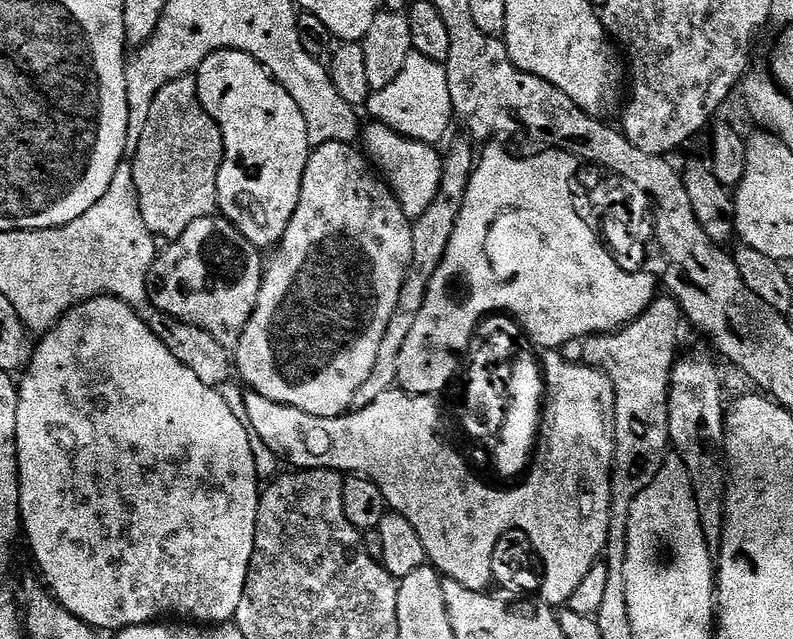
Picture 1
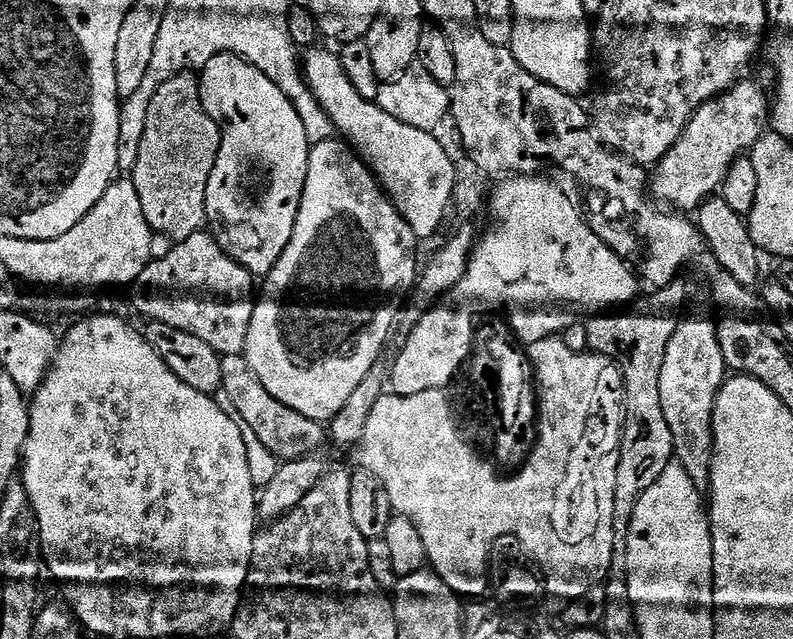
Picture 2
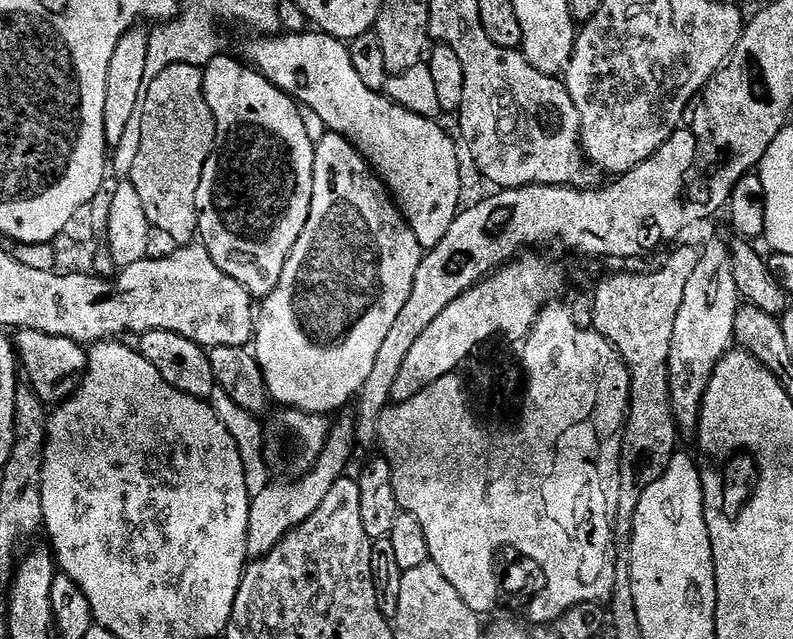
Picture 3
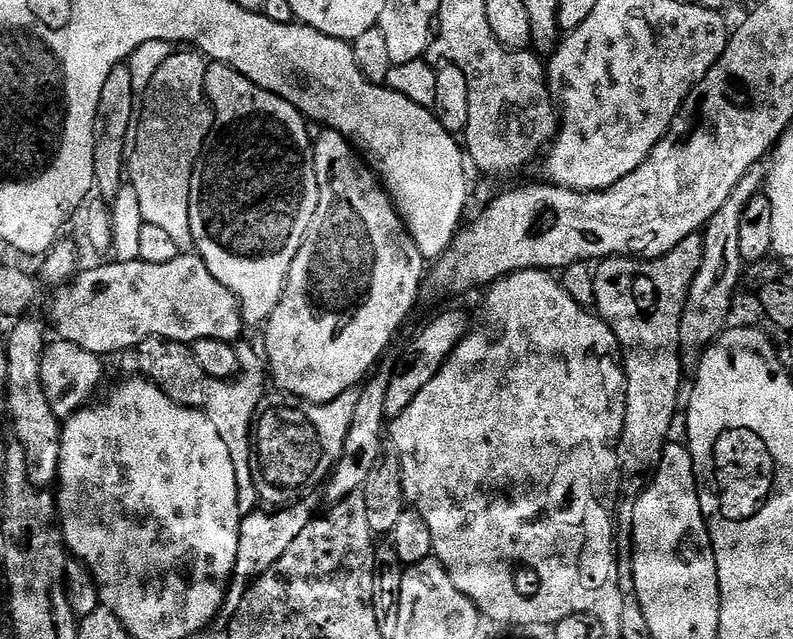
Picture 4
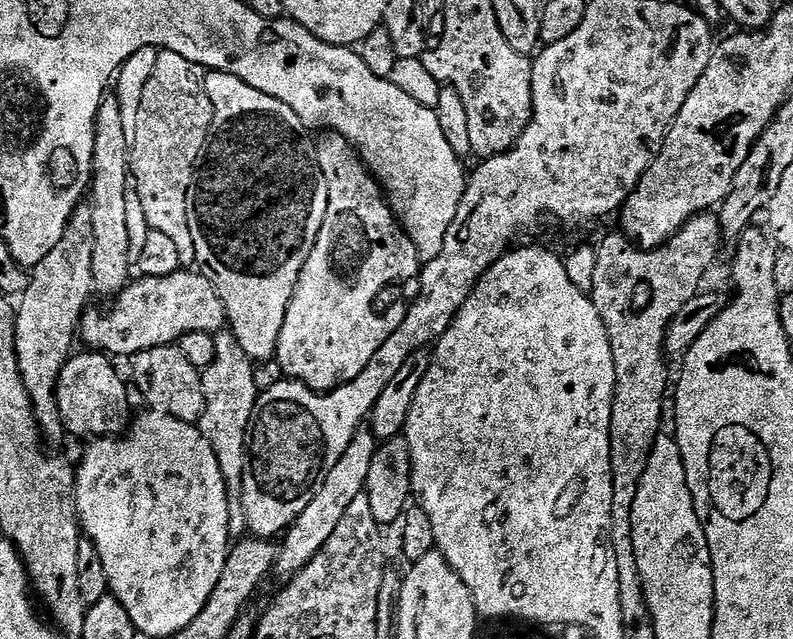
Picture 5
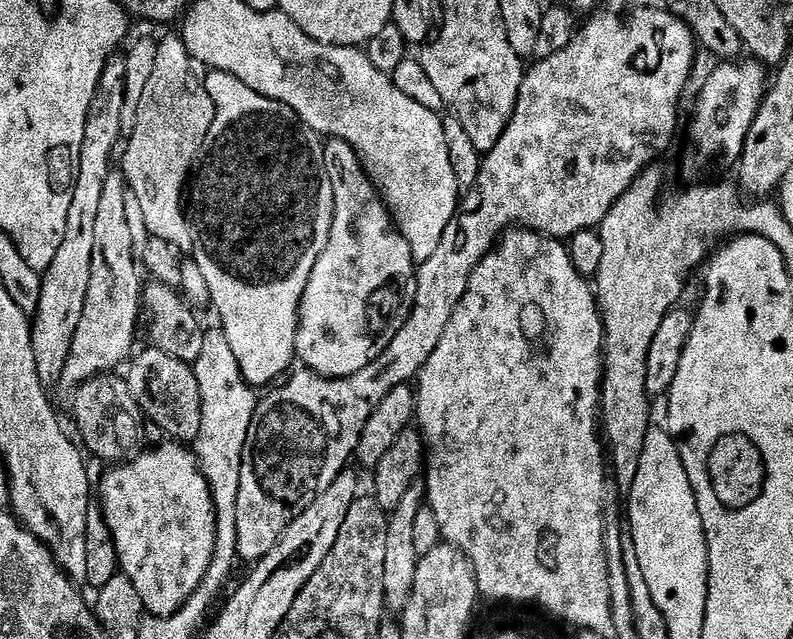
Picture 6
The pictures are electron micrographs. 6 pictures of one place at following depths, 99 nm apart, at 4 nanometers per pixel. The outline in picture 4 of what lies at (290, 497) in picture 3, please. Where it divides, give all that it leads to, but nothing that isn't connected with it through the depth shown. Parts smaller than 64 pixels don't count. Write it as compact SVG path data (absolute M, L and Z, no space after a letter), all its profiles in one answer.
M309 494L302 500L295 501L287 506L277 507L275 510L264 510L268 512L252 512L243 517L240 522L240 533L238 534L238 558L234 562L232 571L232 581L228 584L228 593L224 595L224 607L220 610L219 619L227 622L234 614L238 614L238 606L242 606L242 598L246 598L246 590L282 554L286 554L286 549L292 545L294 538L310 526L310 522L317 515L315 495Z

